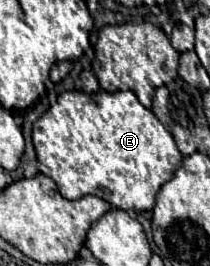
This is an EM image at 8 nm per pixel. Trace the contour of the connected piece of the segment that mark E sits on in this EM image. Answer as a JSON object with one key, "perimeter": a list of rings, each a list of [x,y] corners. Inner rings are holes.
{"perimeter":[[[99,90],[95,94],[85,92],[63,92],[35,124],[33,124],[33,144],[37,152],[39,172],[53,178],[61,196],[67,200],[79,200],[83,196],[99,196],[115,208],[129,212],[149,212],[155,206],[155,196],[169,178],[181,166],[181,152],[175,146],[173,136],[165,130],[165,126],[155,118],[151,110],[147,110],[137,96],[127,92],[105,92]]]}

